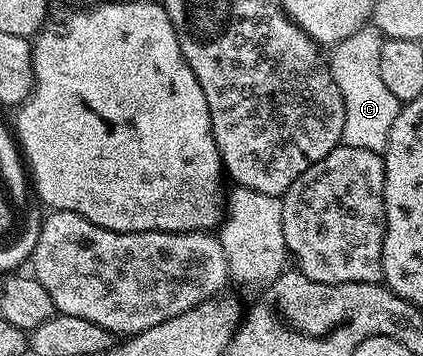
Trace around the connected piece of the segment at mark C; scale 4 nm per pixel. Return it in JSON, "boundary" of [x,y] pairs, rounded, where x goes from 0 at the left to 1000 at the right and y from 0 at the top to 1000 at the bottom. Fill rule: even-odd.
{"boundary":[[[868,67],[849,90],[794,121],[785,132],[787,154],[775,154],[773,163],[773,183],[787,208],[792,236],[801,236],[801,258],[811,258],[816,334],[806,396],[830,416],[908,424],[915,393],[924,382],[924,360],[939,334],[939,317],[953,295],[943,278],[924,270],[896,202],[896,146],[903,115],[905,98],[889,70]]]}

